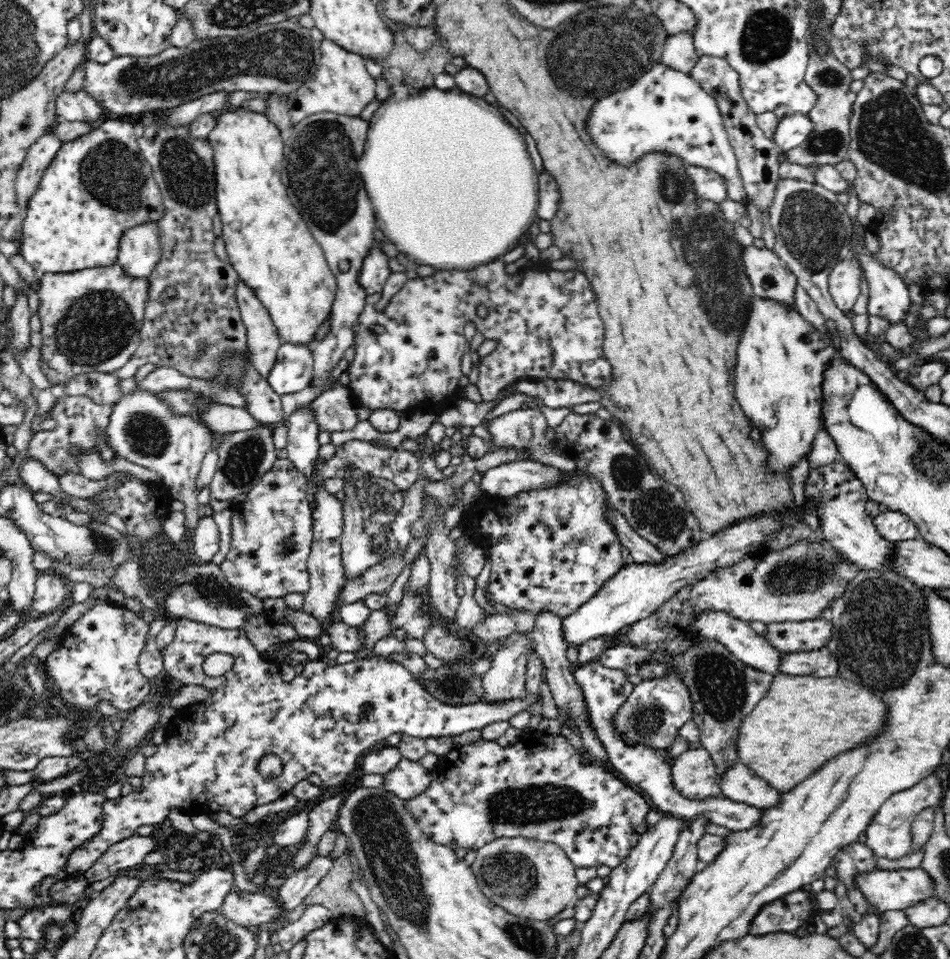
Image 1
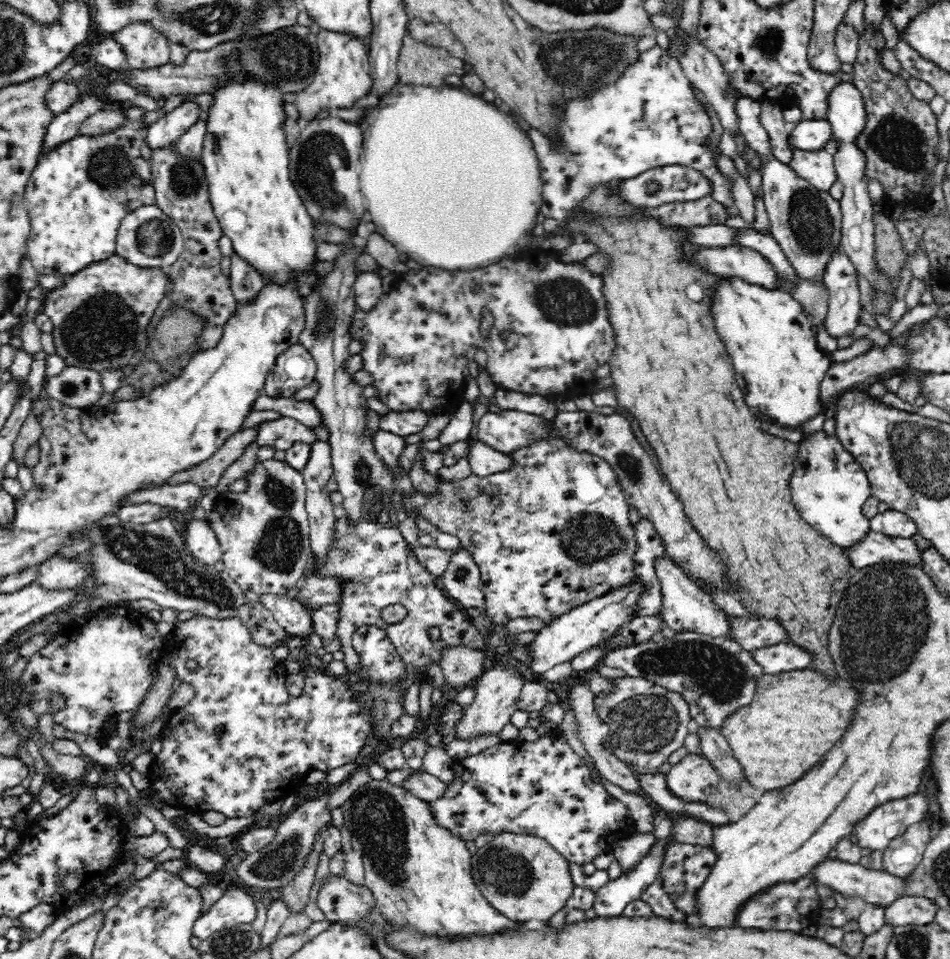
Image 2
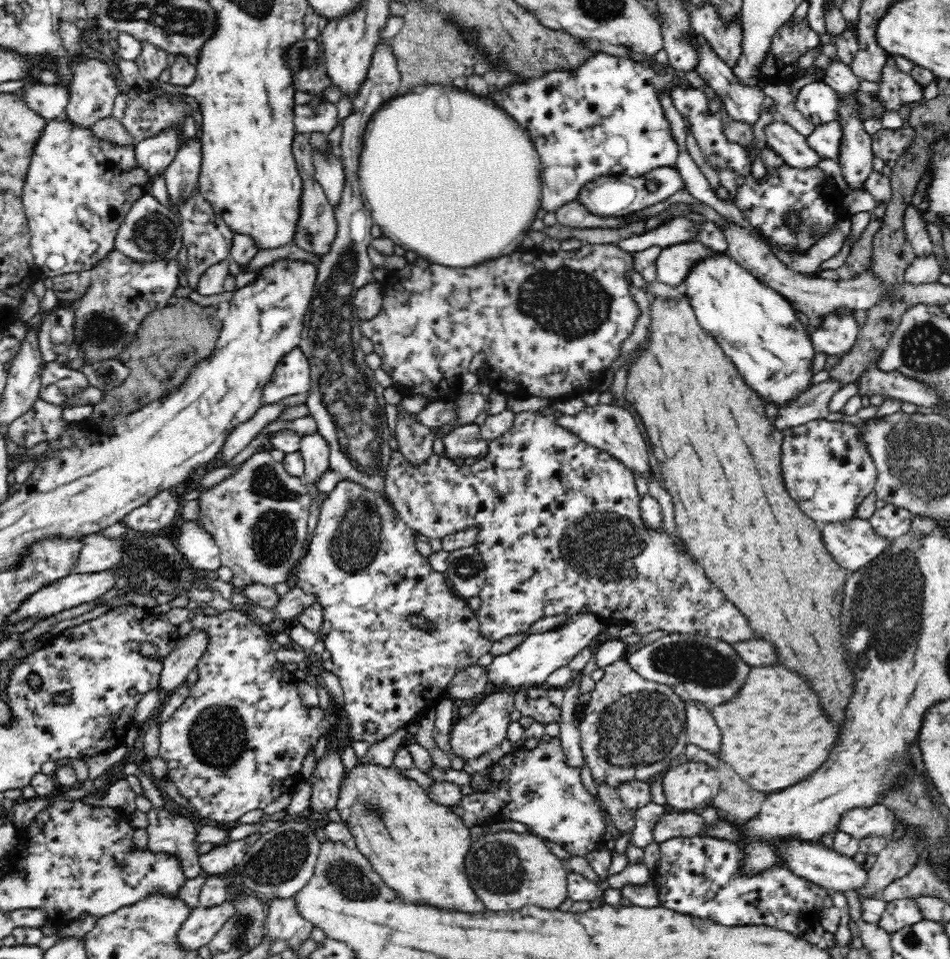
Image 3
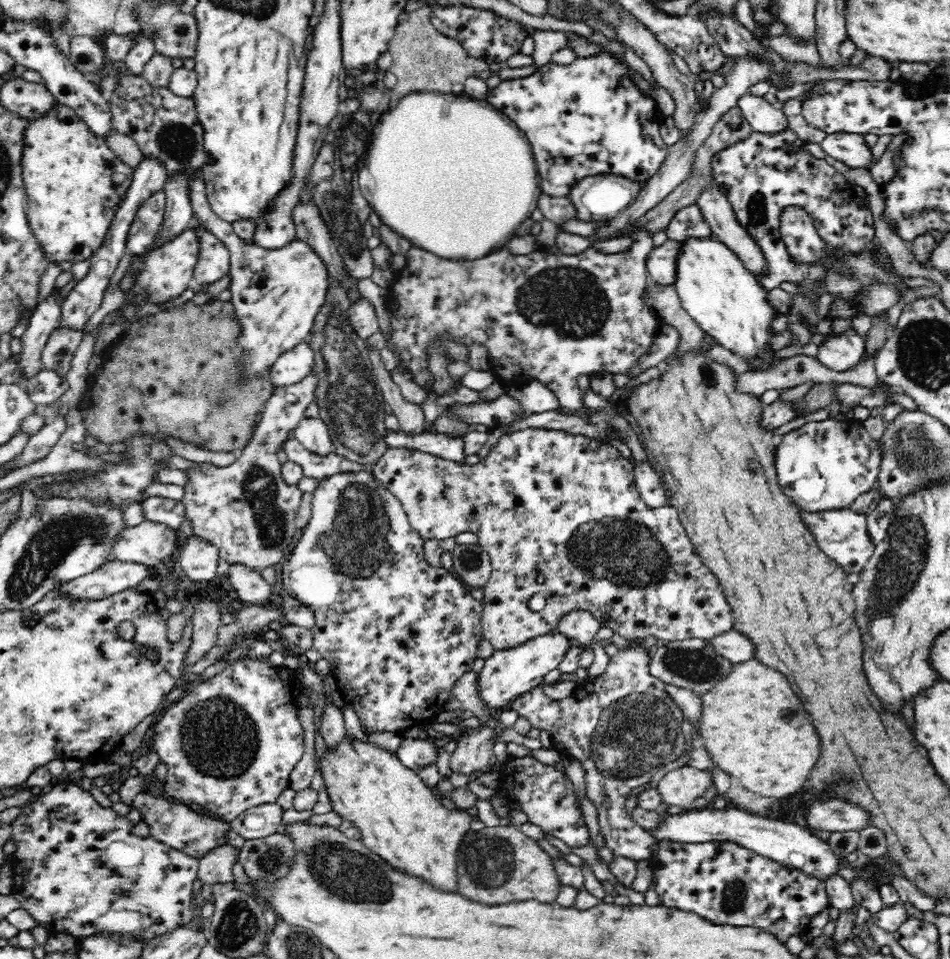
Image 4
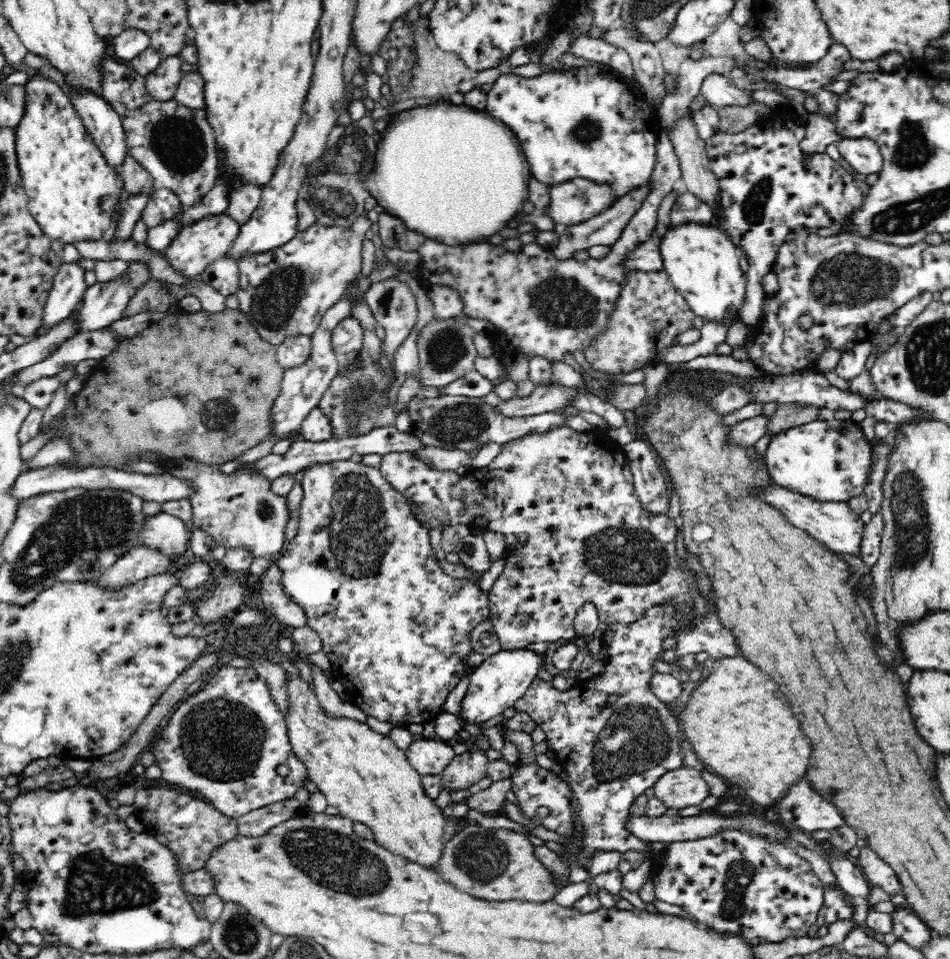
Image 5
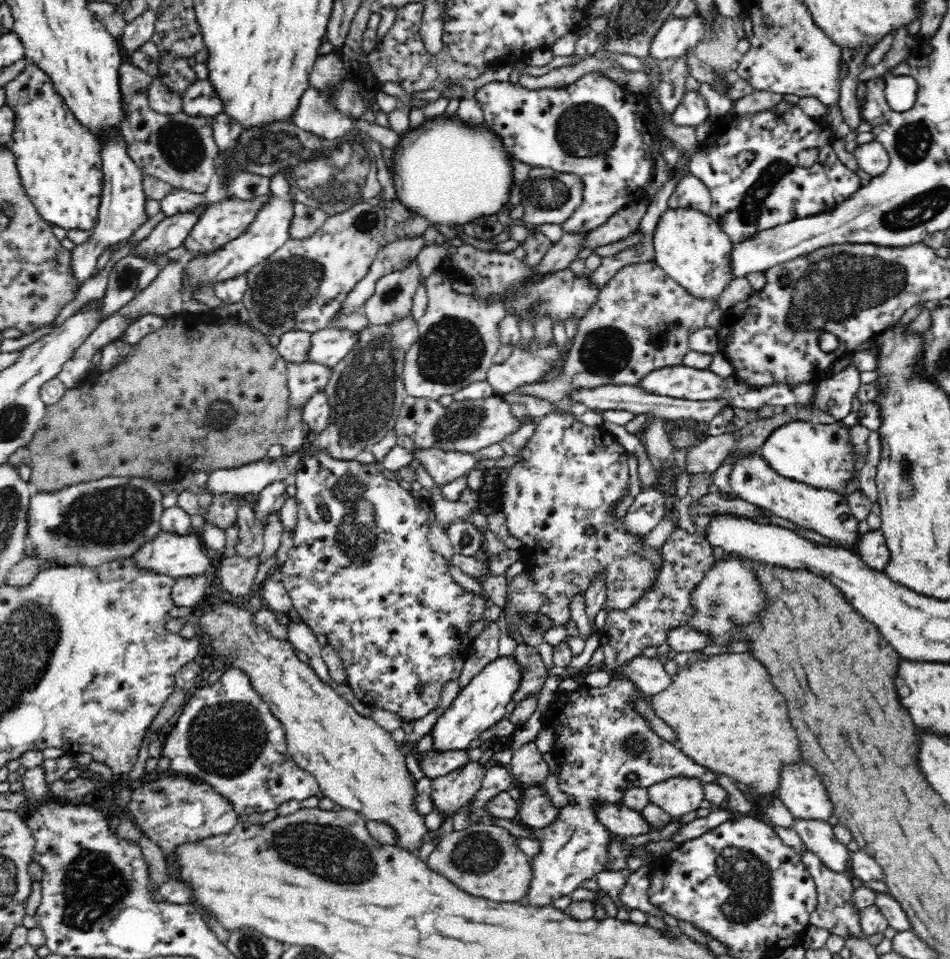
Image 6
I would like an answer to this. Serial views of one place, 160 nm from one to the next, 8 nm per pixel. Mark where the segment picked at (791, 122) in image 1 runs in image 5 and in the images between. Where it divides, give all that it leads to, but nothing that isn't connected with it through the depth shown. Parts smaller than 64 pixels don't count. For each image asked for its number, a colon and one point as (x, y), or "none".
2: (809, 134)
3: (825, 140)
4: (852, 149)
5: (864, 155)

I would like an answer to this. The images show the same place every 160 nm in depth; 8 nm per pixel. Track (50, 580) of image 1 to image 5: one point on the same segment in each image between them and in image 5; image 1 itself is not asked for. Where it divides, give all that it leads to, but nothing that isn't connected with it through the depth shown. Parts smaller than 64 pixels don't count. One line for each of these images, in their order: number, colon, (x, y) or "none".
2: (57, 573)
3: (99, 553)
4: (148, 542)
5: (166, 532)

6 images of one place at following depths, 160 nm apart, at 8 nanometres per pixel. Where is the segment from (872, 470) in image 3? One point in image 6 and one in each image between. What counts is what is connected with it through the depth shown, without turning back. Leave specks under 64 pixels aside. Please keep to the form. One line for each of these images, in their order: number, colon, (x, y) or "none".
4: (824, 465)
5: (829, 460)
6: (821, 455)

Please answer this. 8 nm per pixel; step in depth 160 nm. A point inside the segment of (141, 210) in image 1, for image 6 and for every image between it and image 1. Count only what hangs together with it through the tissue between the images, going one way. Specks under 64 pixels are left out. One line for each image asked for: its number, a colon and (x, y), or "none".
2: (77, 195)
3: (78, 189)
4: (68, 171)
5: (72, 190)
6: (59, 162)

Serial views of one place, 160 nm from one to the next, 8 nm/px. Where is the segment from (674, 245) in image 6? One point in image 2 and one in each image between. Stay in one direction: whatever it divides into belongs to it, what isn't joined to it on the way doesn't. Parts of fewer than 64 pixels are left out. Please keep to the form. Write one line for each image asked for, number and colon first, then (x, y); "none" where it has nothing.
2: (772, 347)
3: (757, 328)
4: (716, 290)
5: (701, 261)

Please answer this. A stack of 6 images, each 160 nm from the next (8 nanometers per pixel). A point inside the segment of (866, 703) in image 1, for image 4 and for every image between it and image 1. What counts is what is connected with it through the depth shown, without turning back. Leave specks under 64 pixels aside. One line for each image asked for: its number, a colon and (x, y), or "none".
2: (794, 718)
3: (773, 734)
4: (751, 725)

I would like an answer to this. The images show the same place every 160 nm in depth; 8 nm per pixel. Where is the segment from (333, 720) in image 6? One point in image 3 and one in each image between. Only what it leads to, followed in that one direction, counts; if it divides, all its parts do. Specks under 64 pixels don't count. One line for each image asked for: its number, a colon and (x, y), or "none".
3: (418, 845)
4: (400, 819)
5: (364, 776)

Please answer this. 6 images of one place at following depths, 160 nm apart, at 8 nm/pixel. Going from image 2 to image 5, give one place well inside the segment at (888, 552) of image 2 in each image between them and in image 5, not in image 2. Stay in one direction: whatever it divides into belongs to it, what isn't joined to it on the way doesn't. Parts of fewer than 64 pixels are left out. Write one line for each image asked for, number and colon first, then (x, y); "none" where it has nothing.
3: (853, 543)
4: (842, 534)
5: (836, 525)

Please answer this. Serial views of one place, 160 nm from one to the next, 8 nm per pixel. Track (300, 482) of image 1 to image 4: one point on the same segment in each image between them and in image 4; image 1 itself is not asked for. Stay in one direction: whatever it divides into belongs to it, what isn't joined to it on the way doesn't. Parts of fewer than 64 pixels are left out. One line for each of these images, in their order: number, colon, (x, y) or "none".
2: (263, 531)
3: (257, 516)
4: (246, 510)

